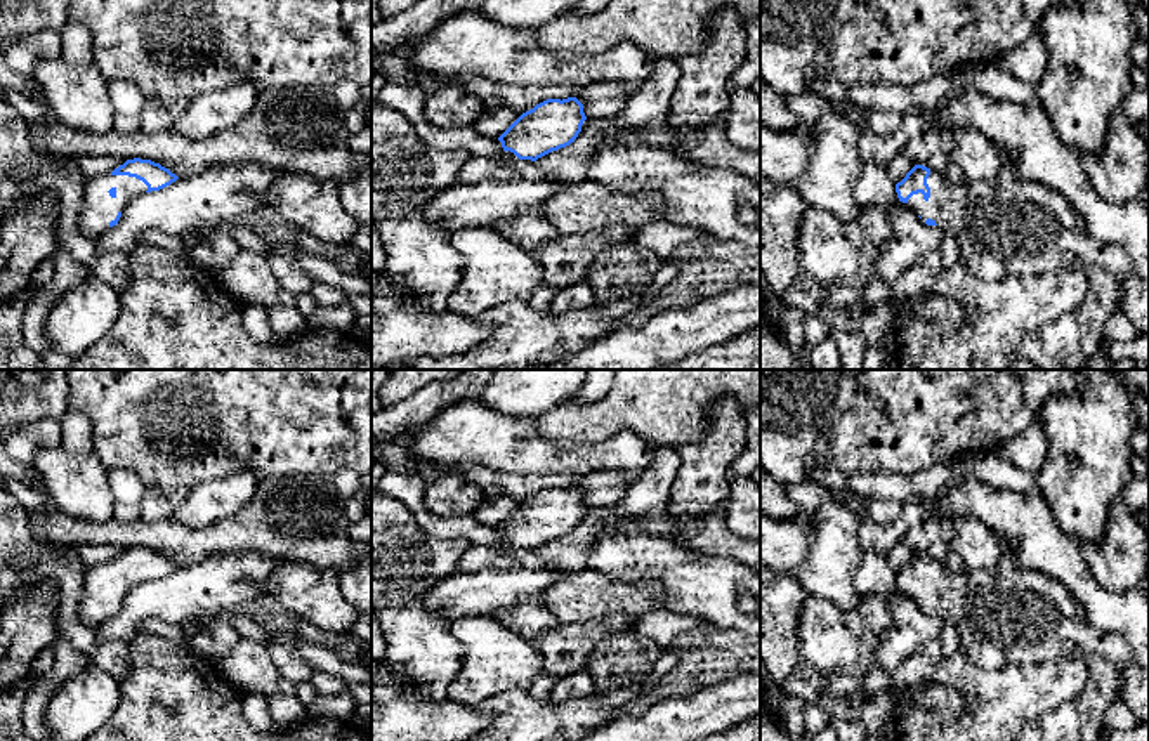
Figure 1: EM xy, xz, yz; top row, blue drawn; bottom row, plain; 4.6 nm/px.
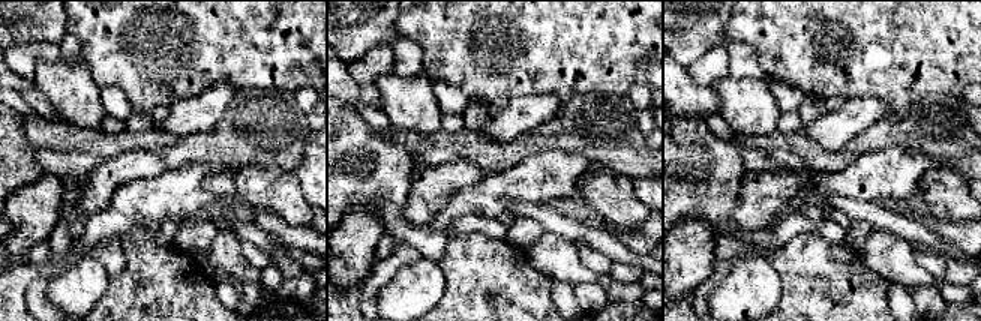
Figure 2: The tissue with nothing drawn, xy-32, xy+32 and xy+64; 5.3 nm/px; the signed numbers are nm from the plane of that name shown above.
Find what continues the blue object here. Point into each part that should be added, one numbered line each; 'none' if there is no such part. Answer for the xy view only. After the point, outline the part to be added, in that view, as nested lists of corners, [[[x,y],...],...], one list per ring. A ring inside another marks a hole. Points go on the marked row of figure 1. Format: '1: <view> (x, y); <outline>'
1: xy (99, 209); [[[104,174],[85,180],[83,205],[76,220],[80,234],[95,239],[109,229],[109,222],[130,200],[146,191],[148,186],[142,180],[128,175]]]

